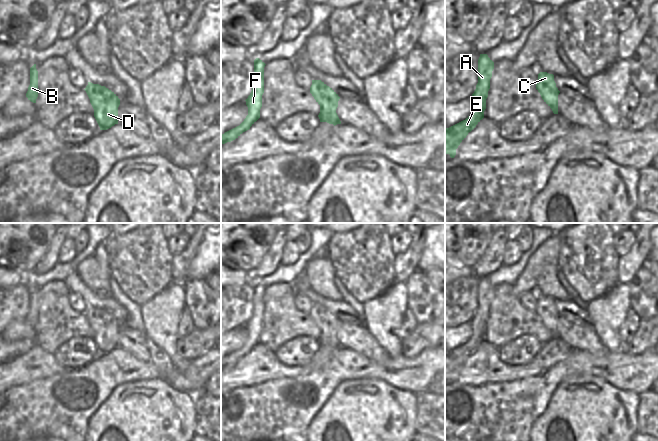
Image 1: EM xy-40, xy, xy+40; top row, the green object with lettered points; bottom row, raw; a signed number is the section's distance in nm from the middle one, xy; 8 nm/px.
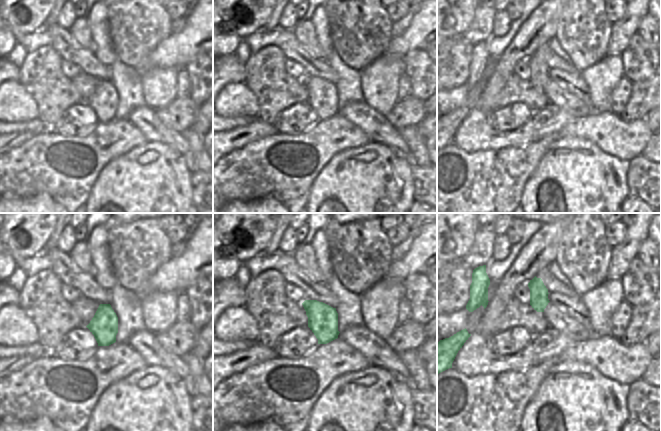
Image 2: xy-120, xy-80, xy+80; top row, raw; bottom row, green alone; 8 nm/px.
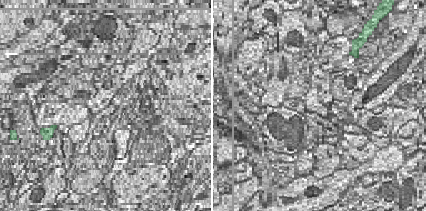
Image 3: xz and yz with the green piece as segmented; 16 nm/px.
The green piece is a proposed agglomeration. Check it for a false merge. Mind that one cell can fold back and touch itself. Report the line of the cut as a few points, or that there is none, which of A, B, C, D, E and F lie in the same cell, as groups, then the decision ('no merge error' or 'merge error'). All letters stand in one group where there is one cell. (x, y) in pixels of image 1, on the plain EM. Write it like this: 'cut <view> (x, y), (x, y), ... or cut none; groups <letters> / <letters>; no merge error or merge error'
cut none; groups A B C D E F; no merge error

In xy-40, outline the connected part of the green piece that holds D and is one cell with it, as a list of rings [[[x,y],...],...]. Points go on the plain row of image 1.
[[[88,306],[84,314],[90,323],[100,354],[107,354],[118,348],[118,331],[120,329],[118,320],[105,310],[91,306]]]

